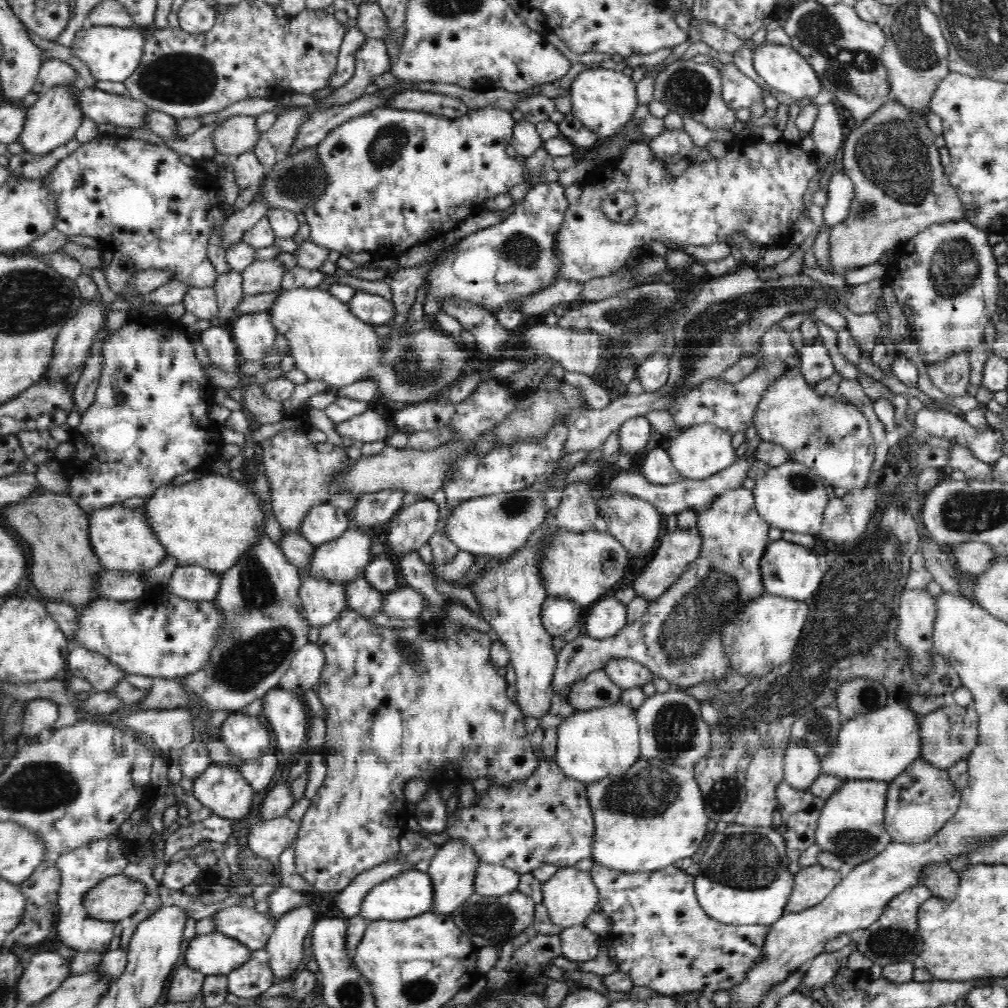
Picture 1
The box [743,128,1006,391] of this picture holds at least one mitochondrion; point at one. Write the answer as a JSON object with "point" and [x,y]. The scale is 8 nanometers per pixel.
{"point":[954,267]}

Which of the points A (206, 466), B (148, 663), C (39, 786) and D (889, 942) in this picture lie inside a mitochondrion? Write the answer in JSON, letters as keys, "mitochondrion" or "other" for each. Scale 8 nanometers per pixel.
{"A":"other","B":"other","C":"mitochondrion","D":"mitochondrion"}

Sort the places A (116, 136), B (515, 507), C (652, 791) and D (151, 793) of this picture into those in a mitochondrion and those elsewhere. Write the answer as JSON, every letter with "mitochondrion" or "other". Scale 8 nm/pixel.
{"A":"other","B":"mitochondrion","C":"mitochondrion","D":"other"}

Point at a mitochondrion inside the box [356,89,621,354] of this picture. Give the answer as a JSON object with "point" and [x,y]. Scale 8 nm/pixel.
{"point":[390,140]}

